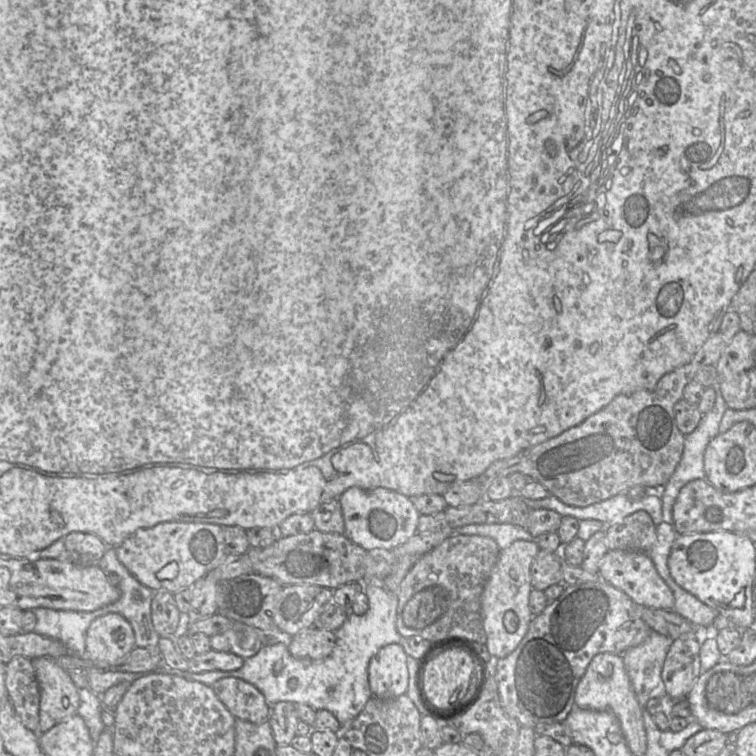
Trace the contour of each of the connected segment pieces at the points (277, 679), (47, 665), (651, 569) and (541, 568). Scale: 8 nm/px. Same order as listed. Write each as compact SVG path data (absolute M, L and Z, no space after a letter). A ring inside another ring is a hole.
M379 582L359 584L362 584L361 589L368 598L368 610L363 615L348 614L342 626L335 631L335 646L328 657L321 660L298 659L290 654L288 641L280 641L262 646L255 655L244 659L243 666L238 670L200 673L185 671L185 678L210 687L222 678L240 678L254 685L263 694L268 705L281 701L304 704L315 711L331 712L341 726L349 724L372 696L368 681L371 658L383 646L401 643L403 638L396 629L396 594ZM291 678L297 680L294 689L288 686L288 680Z
M53 658L32 659L40 691L38 735L77 714L79 689L70 675Z
M609 550L603 558L599 574L601 579L626 593L639 605L664 610L674 609L674 594L658 573L647 552Z
M540 549L531 564L530 572L532 587L538 590L544 591L563 581L561 553Z

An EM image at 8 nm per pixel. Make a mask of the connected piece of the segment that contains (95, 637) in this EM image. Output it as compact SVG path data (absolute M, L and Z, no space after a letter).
M117 613L94 619L86 632L86 658L99 669L112 669L134 647L131 624Z

